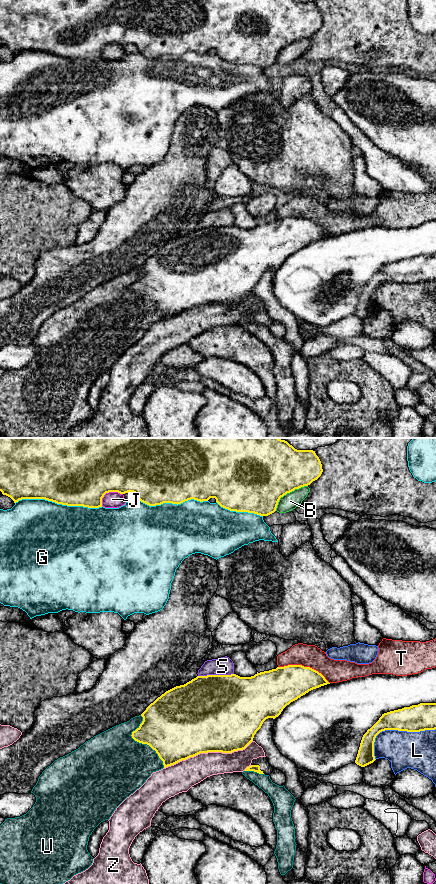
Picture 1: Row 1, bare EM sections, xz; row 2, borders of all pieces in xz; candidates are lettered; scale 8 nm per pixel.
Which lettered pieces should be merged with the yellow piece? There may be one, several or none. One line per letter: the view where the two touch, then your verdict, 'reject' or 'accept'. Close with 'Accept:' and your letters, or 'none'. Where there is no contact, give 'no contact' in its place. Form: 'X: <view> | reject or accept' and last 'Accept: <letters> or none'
B: xz | reject
G: xz | reject
J: xz | reject
L: xz | reject
S: xz | reject
T: xz | reject
U: xz | reject
Z: xz | reject
Accept: none

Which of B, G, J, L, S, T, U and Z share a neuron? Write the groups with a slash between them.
B / G / J / L / S U / T / Z

